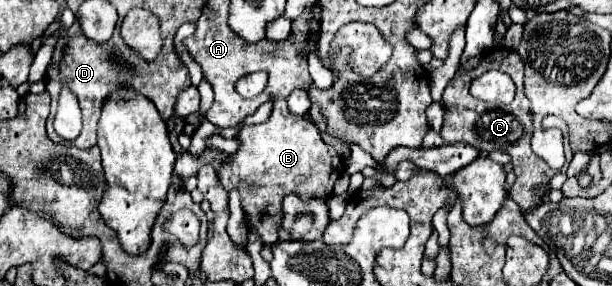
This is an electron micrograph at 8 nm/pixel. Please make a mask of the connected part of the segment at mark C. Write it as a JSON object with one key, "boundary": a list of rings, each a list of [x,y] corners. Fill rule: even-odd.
{"boundary":[[[490,49],[488,53],[484,53],[482,61],[468,71],[458,71],[450,83],[446,85],[442,103],[450,109],[450,113],[444,117],[444,125],[442,125],[442,137],[446,143],[468,143],[472,147],[476,147],[478,151],[494,151],[500,149],[504,153],[508,153],[512,157],[514,163],[514,173],[516,173],[516,181],[510,189],[510,197],[520,205],[520,209],[526,213],[538,205],[542,205],[548,199],[550,189],[542,189],[542,185],[548,185],[550,179],[562,171],[558,169],[550,169],[536,153],[532,153],[530,149],[530,139],[532,139],[532,111],[530,111],[530,101],[524,93],[524,85],[522,85],[522,77],[524,77],[524,63],[520,59],[520,55],[512,49]],[[490,69],[500,69],[506,71],[514,83],[516,83],[516,97],[512,101],[512,105],[506,107],[494,107],[488,105],[476,97],[470,95],[470,73],[472,71],[490,71]]]}

